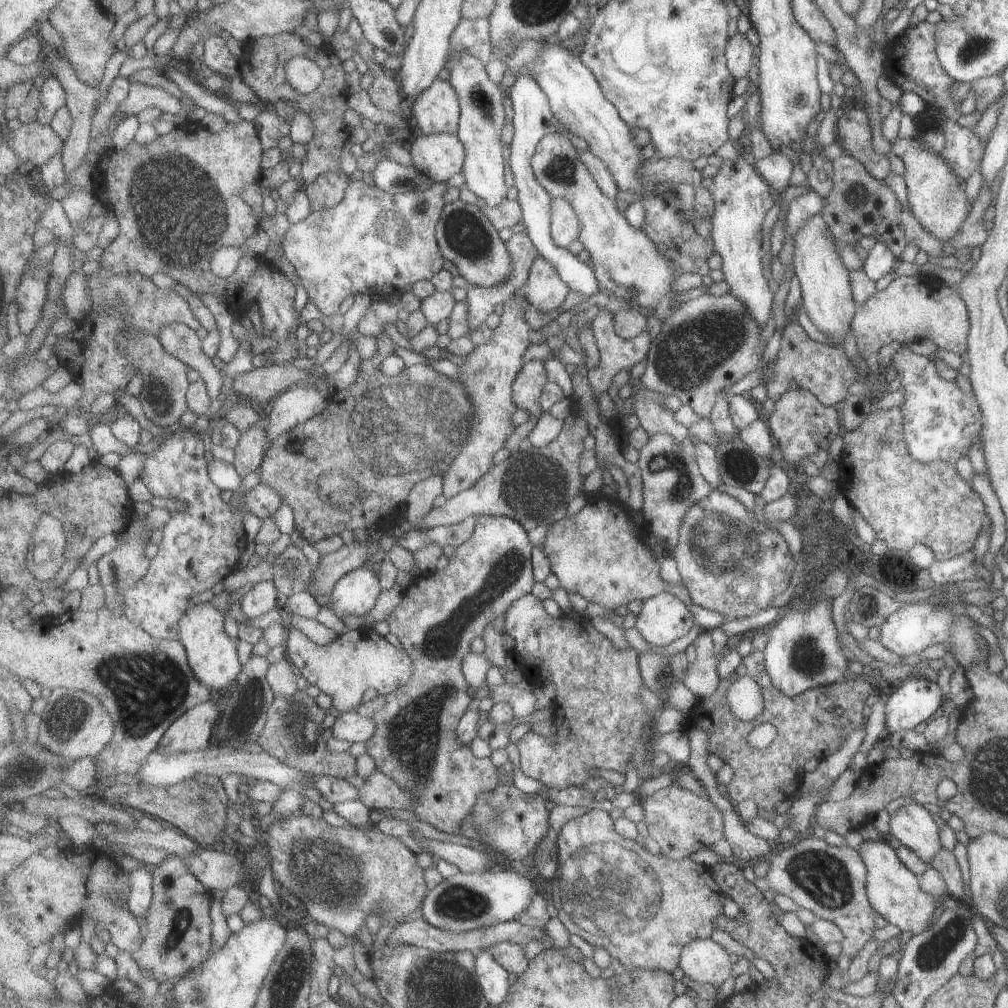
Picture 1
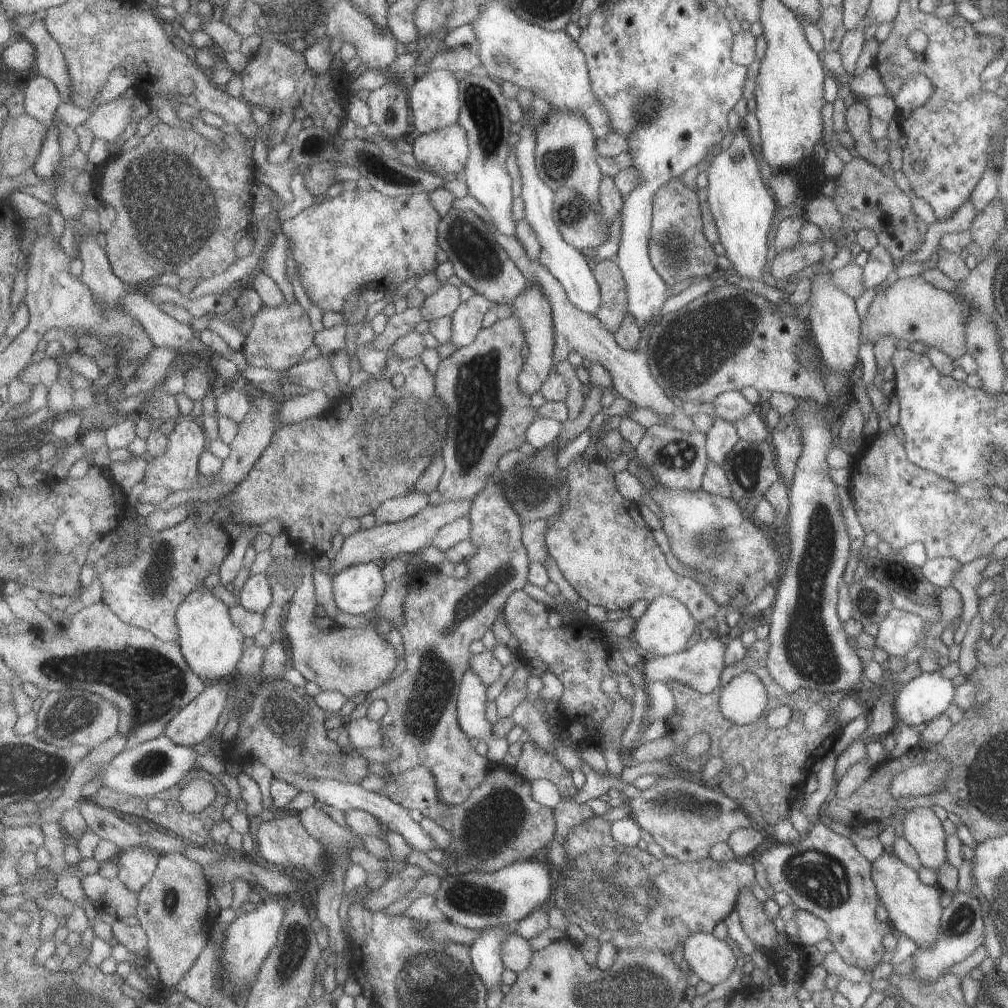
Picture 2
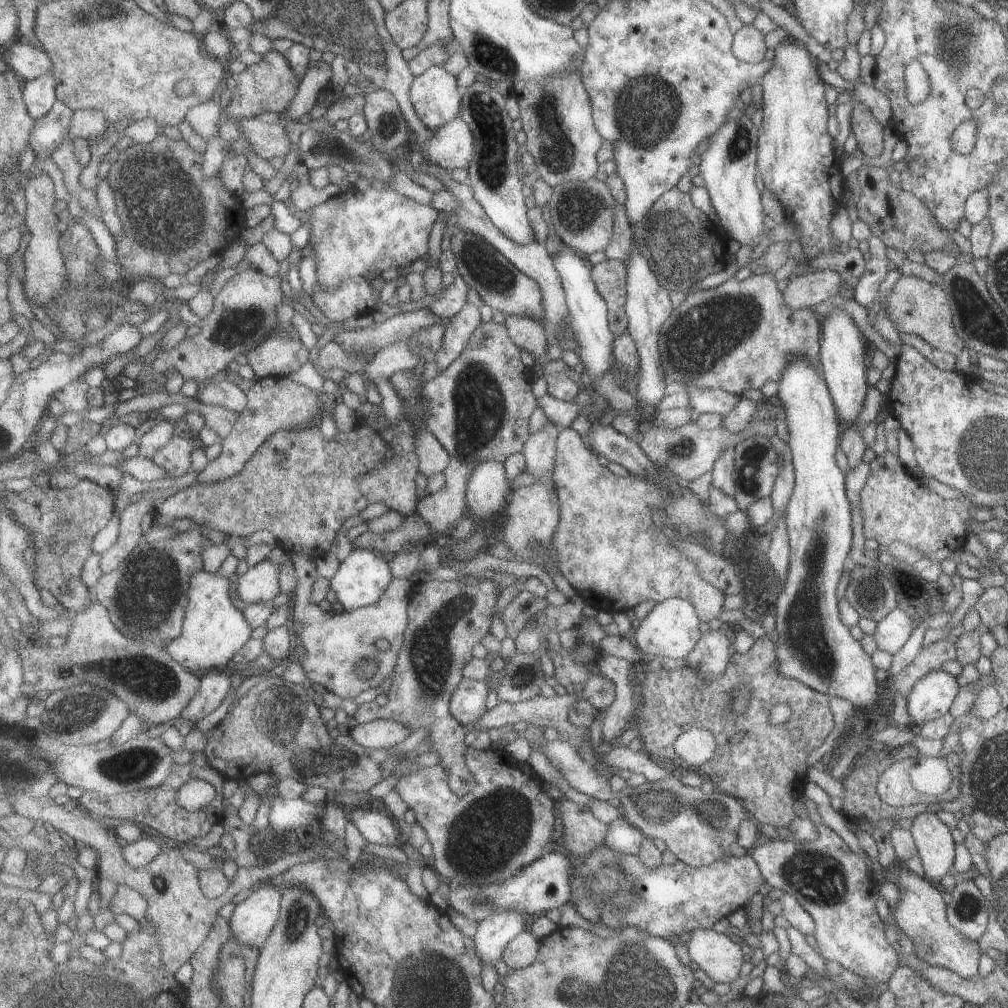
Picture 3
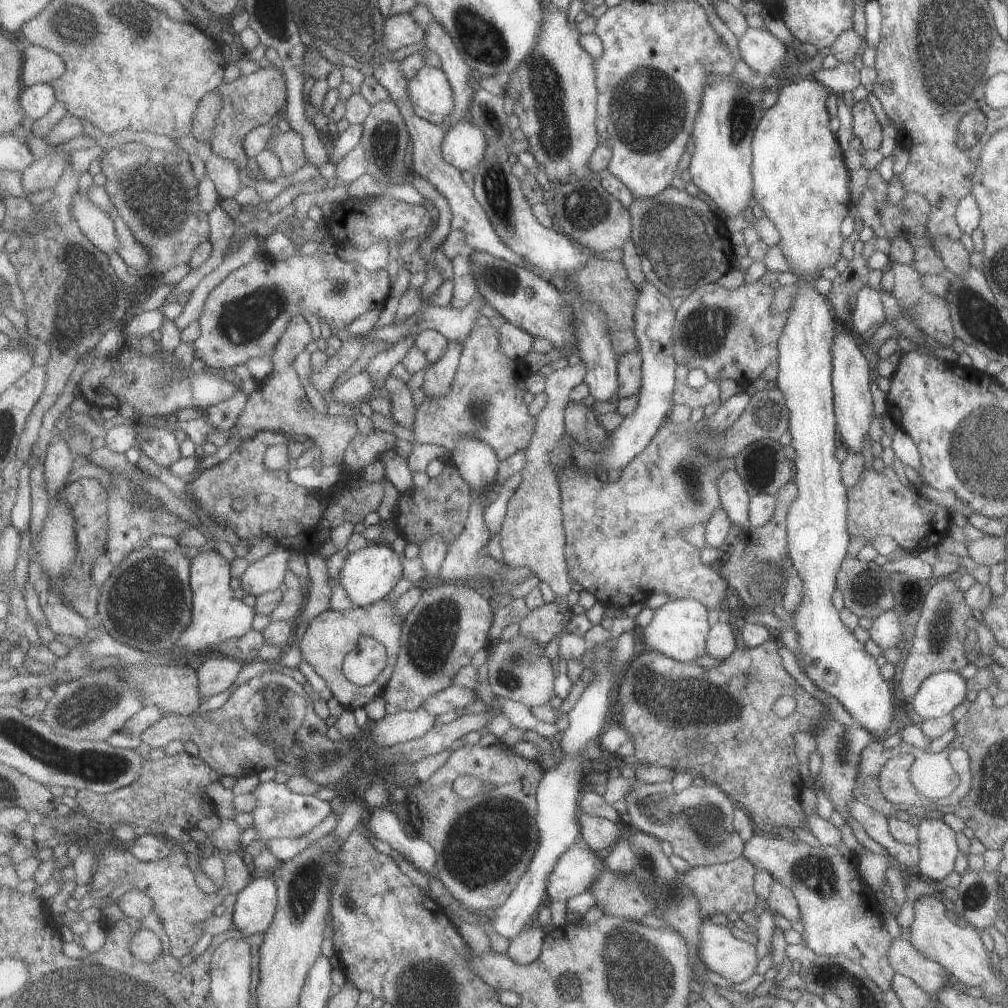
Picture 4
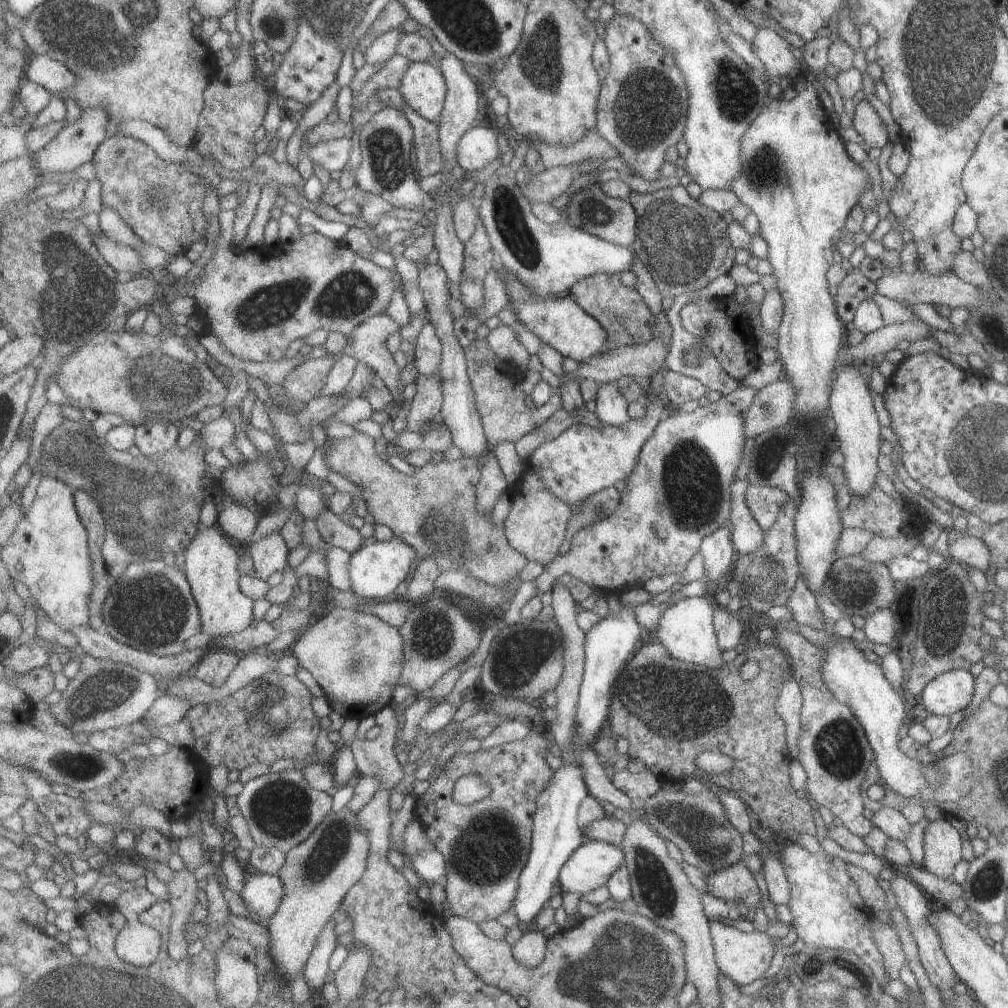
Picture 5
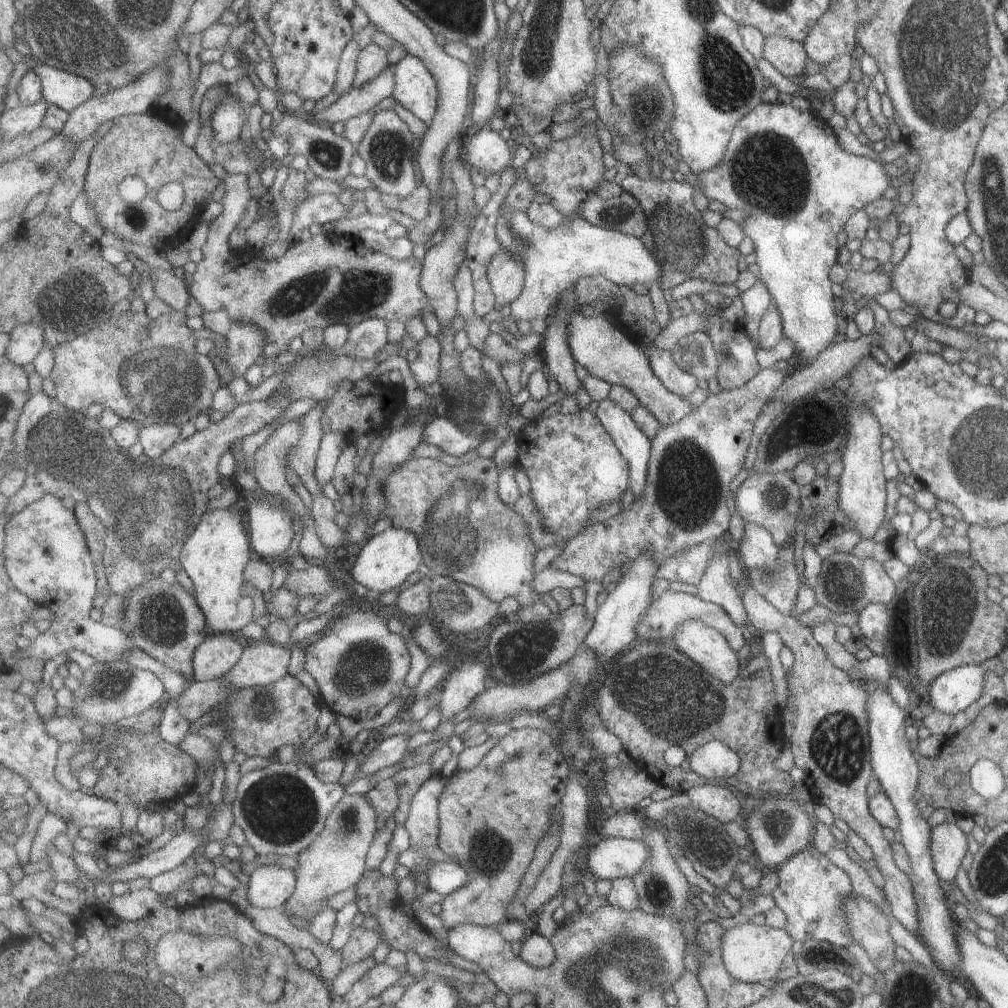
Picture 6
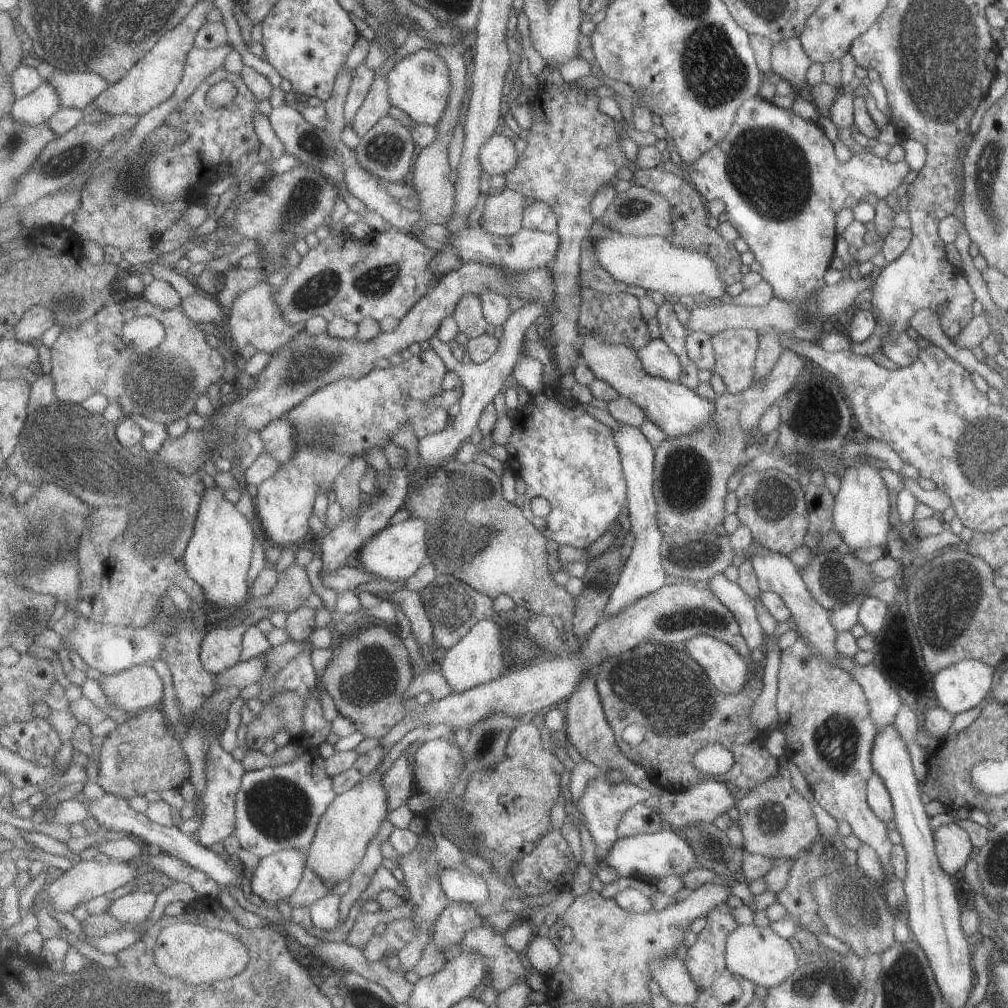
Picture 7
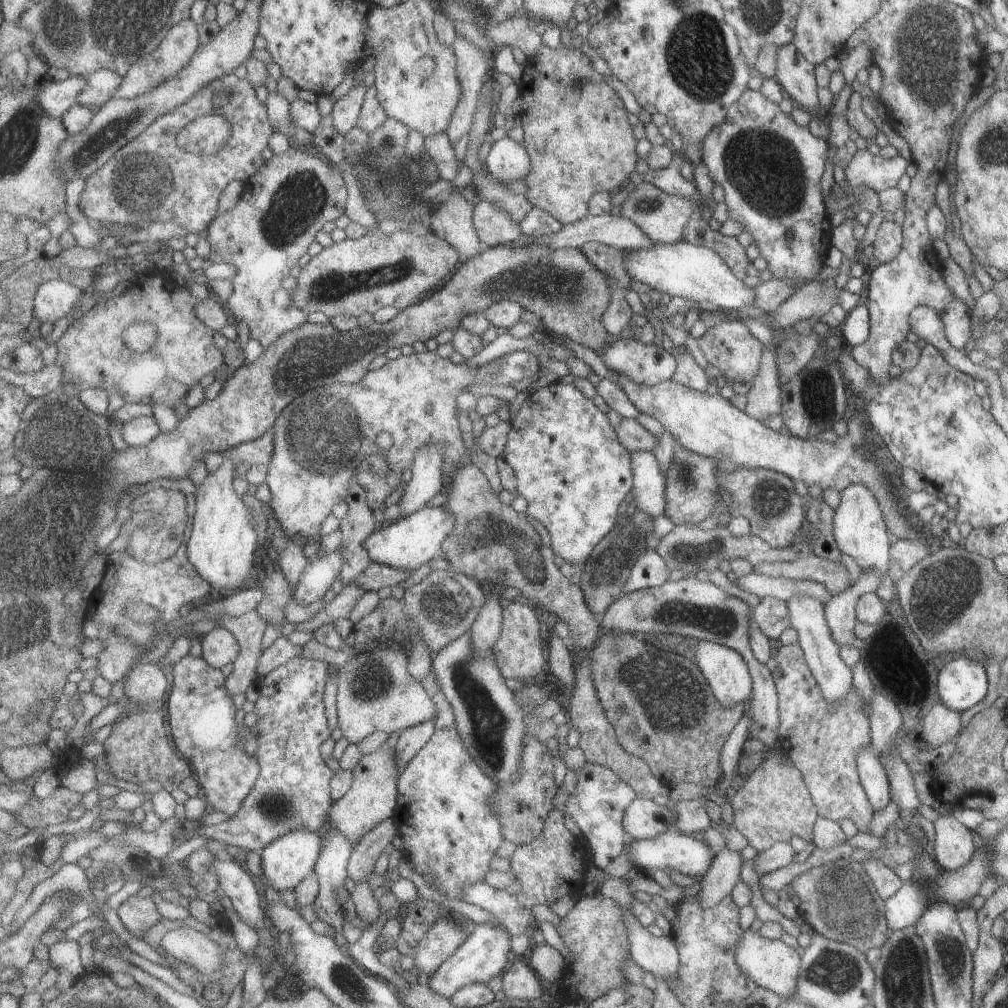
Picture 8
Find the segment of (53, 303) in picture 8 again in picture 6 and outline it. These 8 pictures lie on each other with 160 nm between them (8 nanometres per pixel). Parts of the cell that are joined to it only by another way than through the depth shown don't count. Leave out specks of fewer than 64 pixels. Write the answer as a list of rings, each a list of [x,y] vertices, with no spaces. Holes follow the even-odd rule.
[[[33,322],[19,325],[10,335],[11,342],[5,351],[3,361],[19,366],[33,363],[47,345],[44,330]]]

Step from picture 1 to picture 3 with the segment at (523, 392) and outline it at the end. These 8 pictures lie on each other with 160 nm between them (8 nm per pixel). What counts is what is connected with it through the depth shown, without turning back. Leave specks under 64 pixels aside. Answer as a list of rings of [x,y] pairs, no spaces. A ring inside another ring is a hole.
[[[506,315],[505,323],[515,344],[533,357],[535,366],[540,368],[549,361],[547,344],[550,341],[546,325],[539,319],[525,315]]]

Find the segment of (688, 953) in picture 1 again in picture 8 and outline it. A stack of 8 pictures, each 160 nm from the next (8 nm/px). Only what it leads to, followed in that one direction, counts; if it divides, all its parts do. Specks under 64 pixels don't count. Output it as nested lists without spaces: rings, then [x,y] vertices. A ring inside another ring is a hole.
[[[746,930],[736,946],[736,961],[745,974],[759,987],[791,998],[796,993],[802,965],[802,951],[780,939],[765,938],[759,931]]]

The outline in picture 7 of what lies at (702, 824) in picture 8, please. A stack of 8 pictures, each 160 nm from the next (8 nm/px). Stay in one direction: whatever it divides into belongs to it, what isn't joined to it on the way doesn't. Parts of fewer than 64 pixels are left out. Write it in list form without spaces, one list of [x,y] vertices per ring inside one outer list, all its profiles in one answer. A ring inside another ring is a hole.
[[[712,778],[682,791],[665,788],[659,796],[658,807],[667,826],[681,828],[697,821],[714,823],[737,804],[738,800],[731,794],[725,781]]]

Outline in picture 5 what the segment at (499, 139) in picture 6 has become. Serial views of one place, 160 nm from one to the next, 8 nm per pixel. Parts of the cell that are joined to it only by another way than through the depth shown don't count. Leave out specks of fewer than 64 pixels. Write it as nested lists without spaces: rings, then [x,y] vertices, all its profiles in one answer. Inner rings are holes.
[[[475,124],[462,137],[457,145],[459,171],[475,172],[499,156],[497,134],[499,129]]]

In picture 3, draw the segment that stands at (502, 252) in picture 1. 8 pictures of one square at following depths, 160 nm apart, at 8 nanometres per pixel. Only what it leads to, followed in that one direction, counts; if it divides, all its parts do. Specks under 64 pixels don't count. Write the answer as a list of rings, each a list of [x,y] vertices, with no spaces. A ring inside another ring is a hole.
[[[455,225],[455,232],[448,236],[445,245],[455,253],[457,274],[460,274],[470,288],[474,288],[481,296],[483,303],[489,305],[493,311],[501,311],[505,315],[525,315],[539,319],[544,325],[544,306],[539,283],[529,275],[523,274],[505,255],[494,246],[485,242],[479,235],[470,233]]]

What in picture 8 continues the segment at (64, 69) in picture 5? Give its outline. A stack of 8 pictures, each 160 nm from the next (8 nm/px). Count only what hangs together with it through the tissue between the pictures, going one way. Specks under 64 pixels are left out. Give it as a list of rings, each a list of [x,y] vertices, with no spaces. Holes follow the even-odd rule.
[[[99,69],[87,76],[85,88],[78,94],[76,103],[89,107],[102,107],[113,96],[119,95],[119,88],[123,77],[111,69]]]

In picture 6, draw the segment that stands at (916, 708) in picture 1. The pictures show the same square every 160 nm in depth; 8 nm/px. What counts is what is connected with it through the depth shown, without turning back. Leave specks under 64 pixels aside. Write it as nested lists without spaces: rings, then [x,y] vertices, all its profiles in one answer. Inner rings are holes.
[[[959,665],[941,673],[926,688],[929,704],[940,713],[957,714],[981,694],[985,671],[979,665]]]

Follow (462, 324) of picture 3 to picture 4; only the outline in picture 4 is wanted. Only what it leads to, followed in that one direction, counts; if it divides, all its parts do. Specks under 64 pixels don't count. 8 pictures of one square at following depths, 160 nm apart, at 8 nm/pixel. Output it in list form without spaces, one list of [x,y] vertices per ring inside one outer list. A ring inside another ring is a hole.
[[[451,341],[440,360],[427,369],[422,387],[428,397],[437,398],[449,392],[460,365],[463,349],[464,341]]]

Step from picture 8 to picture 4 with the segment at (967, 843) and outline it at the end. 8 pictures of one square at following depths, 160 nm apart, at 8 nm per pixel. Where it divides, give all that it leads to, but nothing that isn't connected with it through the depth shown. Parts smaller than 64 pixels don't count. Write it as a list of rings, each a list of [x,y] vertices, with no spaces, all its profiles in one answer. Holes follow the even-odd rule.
[[[926,816],[920,819],[916,829],[919,860],[914,872],[923,874],[925,878],[929,878],[933,882],[945,878],[953,870],[955,857],[959,854],[959,849],[955,842],[955,833],[942,820]]]

